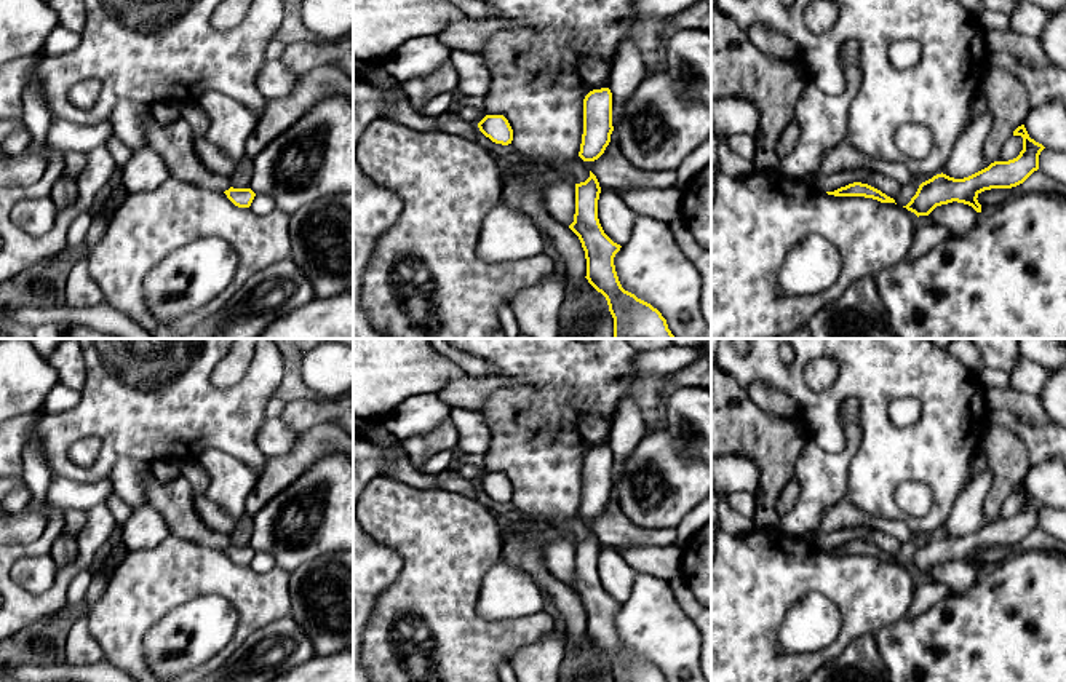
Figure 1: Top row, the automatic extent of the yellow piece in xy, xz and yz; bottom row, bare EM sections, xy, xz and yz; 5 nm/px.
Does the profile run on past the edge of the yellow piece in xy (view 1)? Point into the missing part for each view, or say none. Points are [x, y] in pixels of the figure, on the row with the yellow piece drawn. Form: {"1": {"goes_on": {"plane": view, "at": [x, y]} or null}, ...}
{"1": {"goes_on": null}}

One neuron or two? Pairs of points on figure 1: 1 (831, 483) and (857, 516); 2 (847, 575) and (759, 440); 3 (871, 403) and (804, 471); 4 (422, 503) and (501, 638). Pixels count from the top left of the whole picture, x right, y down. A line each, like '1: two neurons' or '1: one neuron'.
1: two neurons
2: two neurons
3: two neurons
4: one neuron

